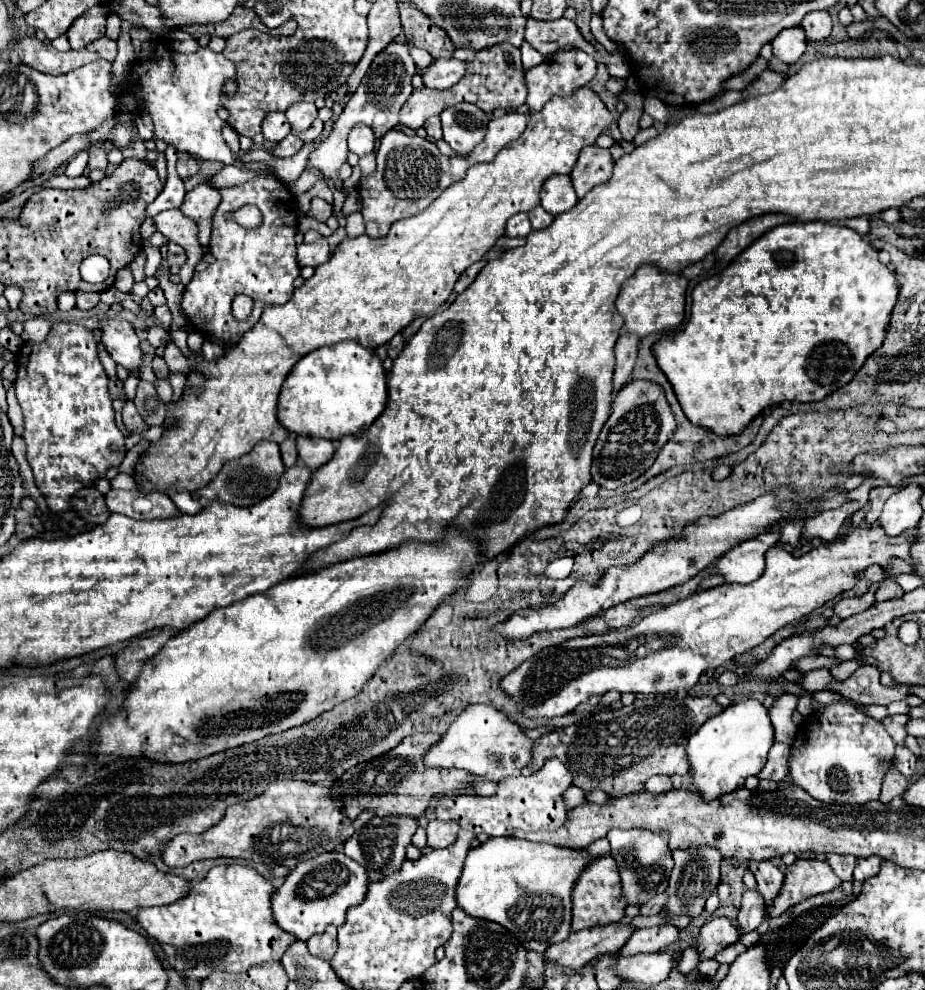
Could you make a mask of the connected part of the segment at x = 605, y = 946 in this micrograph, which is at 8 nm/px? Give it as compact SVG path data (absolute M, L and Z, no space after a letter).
M598 925L594 929L572 933L564 943L554 943L544 957L554 961L560 969L580 969L604 953L618 953L632 933L632 925Z

